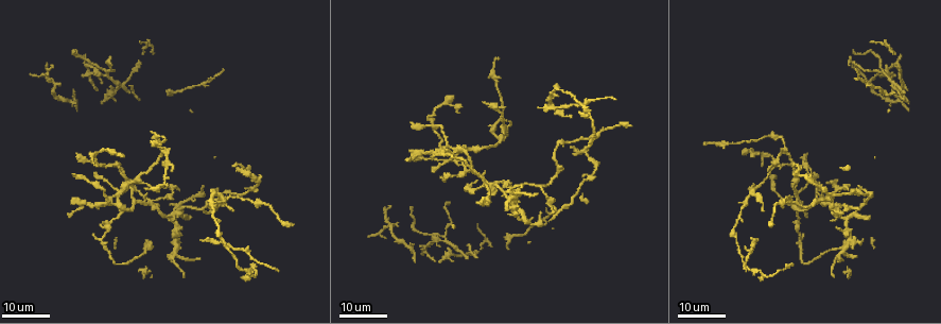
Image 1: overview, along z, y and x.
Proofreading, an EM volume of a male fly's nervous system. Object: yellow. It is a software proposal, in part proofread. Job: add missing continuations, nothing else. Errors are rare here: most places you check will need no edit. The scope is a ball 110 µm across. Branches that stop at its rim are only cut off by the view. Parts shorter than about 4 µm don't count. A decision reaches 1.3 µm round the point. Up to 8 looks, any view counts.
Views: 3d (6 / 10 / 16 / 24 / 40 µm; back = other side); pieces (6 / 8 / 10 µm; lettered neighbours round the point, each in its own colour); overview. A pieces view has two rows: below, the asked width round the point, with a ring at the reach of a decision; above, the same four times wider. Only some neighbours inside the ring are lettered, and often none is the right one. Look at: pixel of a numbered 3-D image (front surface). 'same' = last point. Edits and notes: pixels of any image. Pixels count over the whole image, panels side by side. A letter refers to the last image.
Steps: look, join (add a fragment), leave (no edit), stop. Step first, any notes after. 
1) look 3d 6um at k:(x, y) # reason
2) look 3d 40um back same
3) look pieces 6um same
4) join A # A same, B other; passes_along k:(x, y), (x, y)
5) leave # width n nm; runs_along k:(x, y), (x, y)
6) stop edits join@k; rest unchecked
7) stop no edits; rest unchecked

look 3d 16um at 1:(140, 41) # long arm stops here

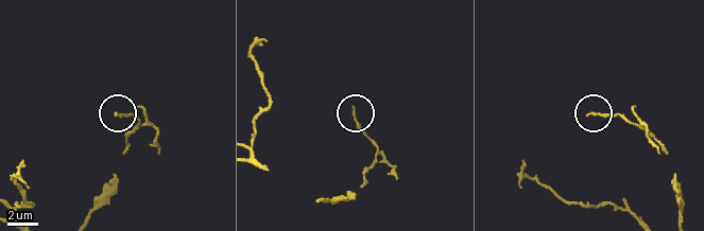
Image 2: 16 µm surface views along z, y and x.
look pieces 6um at 2:(352, 108)

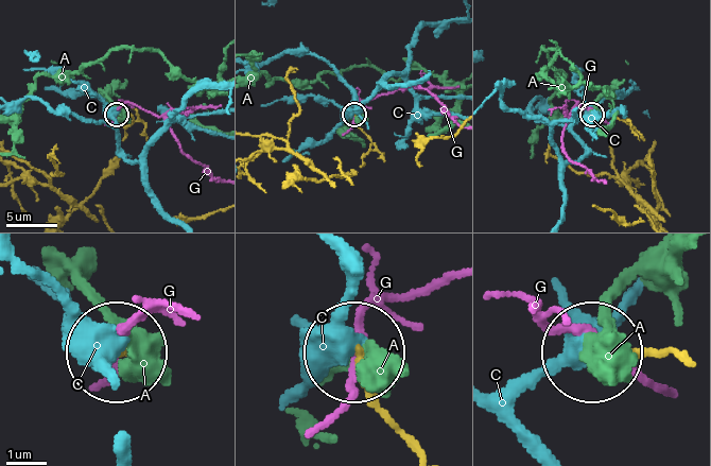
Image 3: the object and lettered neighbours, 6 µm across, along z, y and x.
leave # width 130 nm; A other, C other, G other; no lettered fragment goes on from it

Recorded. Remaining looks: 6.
look 3d 24um at 1:(413, 206) # an open end

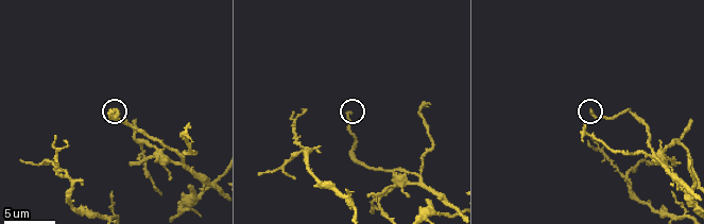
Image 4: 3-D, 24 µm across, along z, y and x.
look pieces 6um at 4:(590, 110)

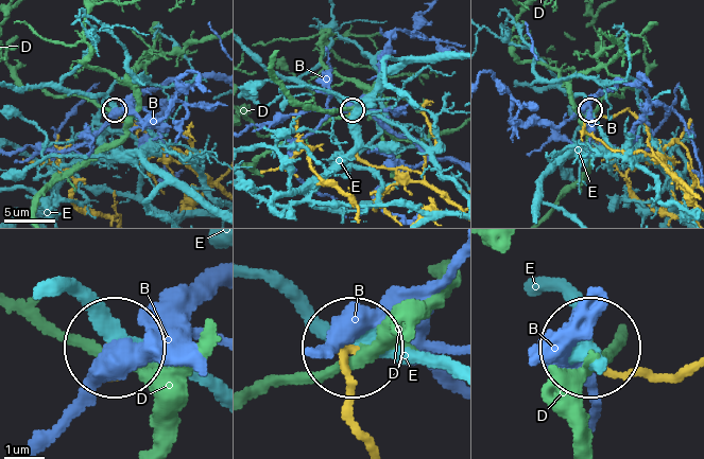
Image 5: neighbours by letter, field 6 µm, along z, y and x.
leave # B other, D other, E other; runs_along 5:(366, 441), (349, 400), (349, 350); no lettered fragment goes on from it

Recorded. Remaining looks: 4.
look pieces 8um at 4:(583, 140) # thin end

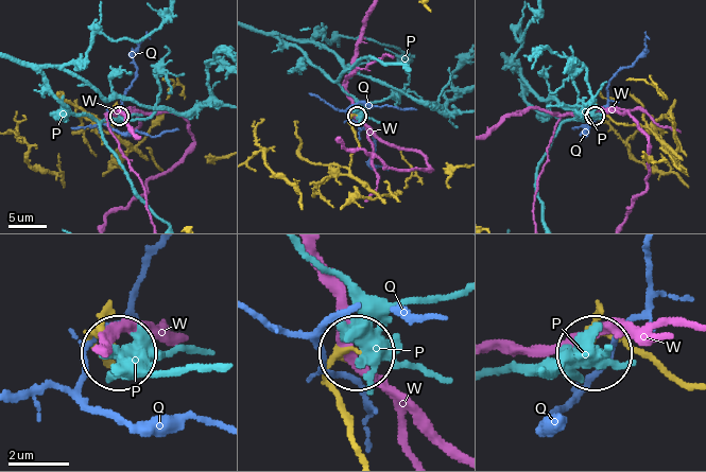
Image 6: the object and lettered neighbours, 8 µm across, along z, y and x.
leave # P other, Q other, W other; none of them fits

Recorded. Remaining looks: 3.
look pieces 6um at 4:(587, 142) # tapers out

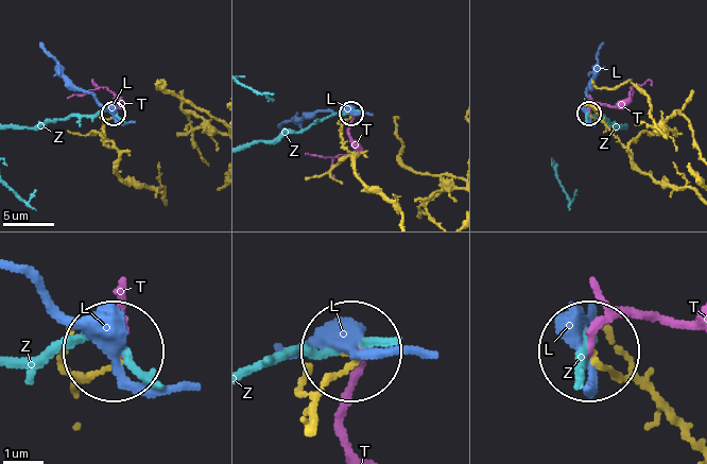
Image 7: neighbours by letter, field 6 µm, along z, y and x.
leave # L other, T other, Z other; none of them fits

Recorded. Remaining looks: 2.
stop no edits; rest unchecked

